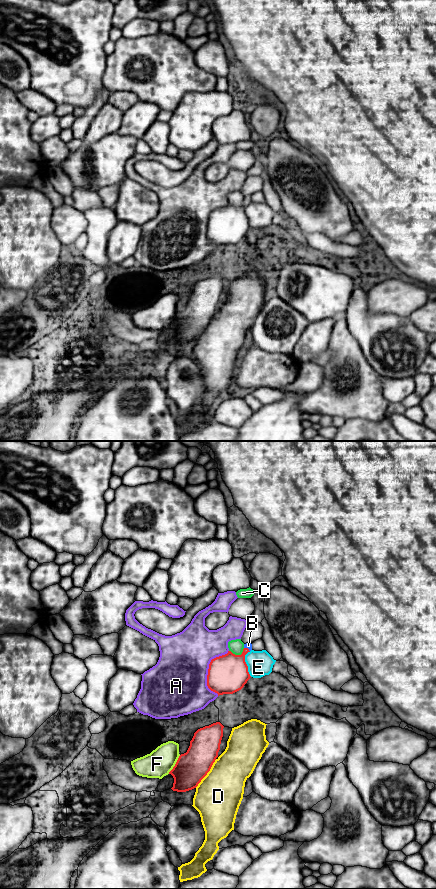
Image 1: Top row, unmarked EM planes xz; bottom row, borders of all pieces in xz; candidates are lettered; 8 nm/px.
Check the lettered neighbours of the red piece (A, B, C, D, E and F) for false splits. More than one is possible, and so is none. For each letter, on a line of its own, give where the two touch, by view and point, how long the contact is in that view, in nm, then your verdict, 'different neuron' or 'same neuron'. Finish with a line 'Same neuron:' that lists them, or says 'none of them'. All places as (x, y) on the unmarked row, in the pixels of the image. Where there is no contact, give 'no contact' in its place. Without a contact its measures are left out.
A: xz (208, 222) | 380 nm | different neuron
B: xz (247, 200) | 60 nm | different neuron
C: xz (237, 207) | 130 nm | different neuron
D: xz (207, 324) | 280 nm | different neuron
E: xz (246, 216) | 200 nm | different neuron
F: xz (175, 316) | 180 nm | different neuron
Same neuron: none of them

